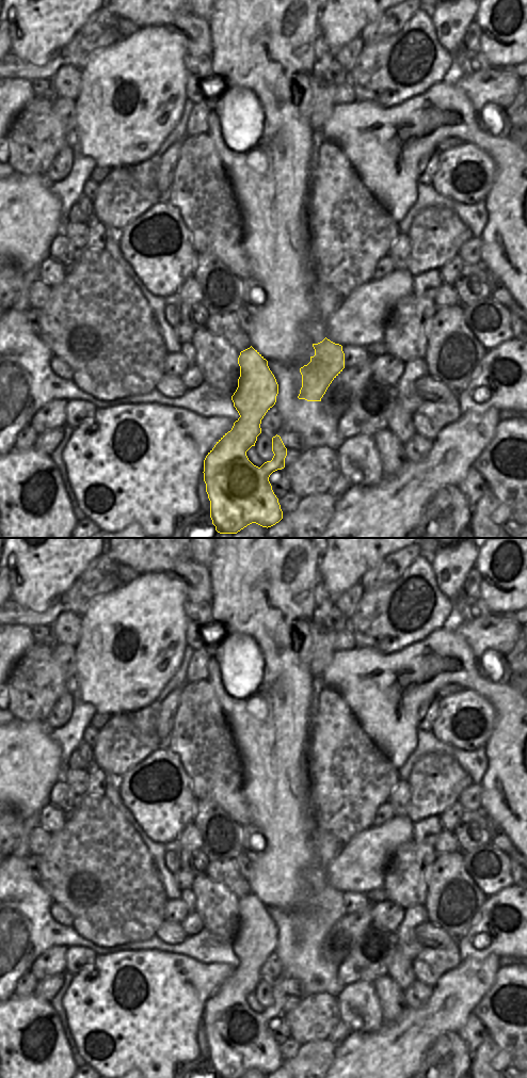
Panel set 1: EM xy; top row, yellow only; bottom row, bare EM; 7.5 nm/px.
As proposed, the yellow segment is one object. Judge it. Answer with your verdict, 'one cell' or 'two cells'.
one cell

